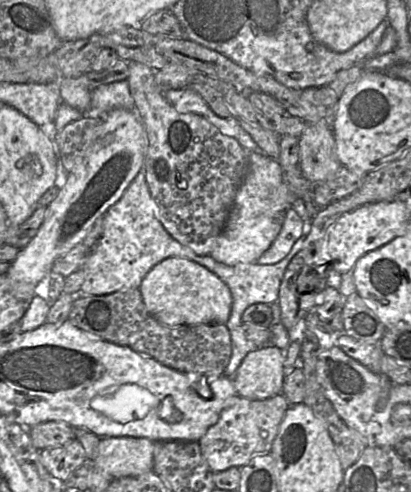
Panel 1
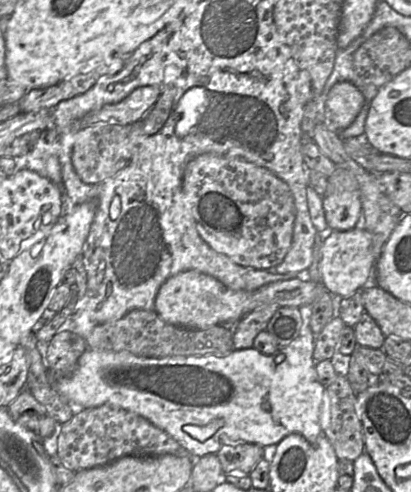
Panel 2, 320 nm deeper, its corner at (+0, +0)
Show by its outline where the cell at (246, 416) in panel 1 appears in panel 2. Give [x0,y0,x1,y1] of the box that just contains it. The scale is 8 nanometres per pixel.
[217,443,265,475]

